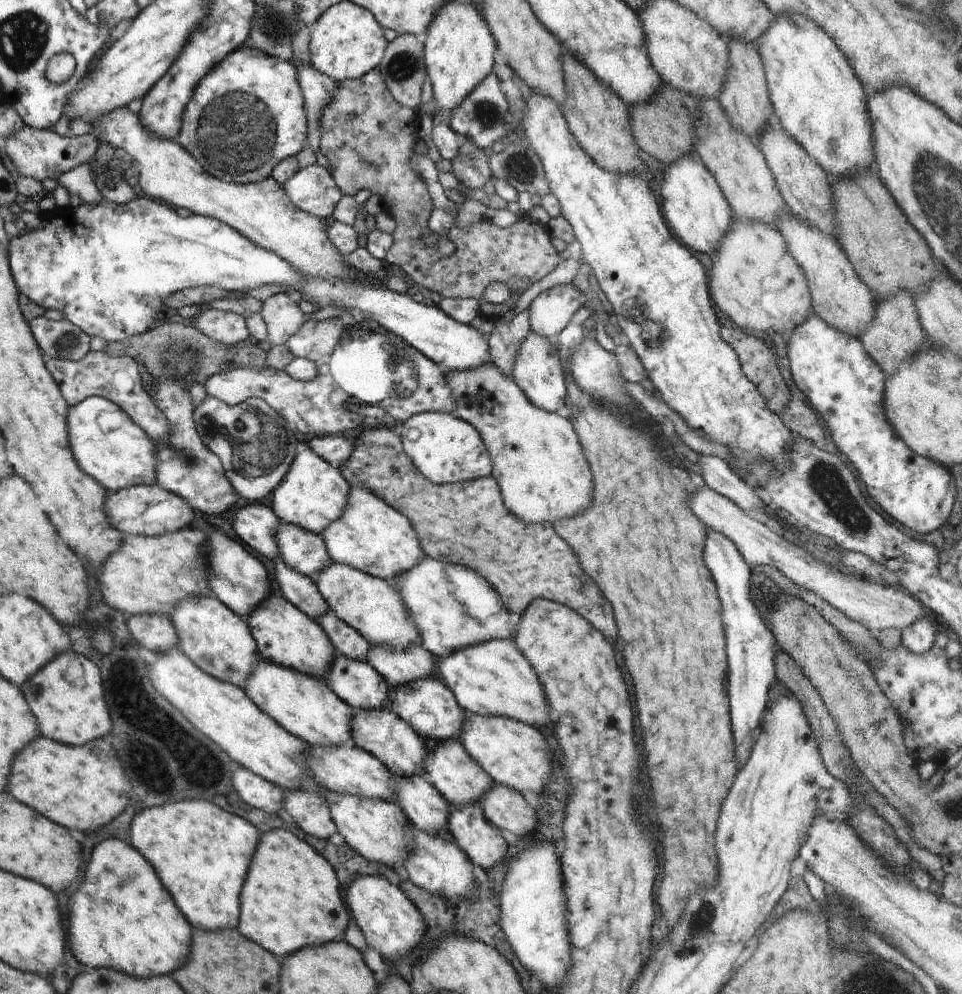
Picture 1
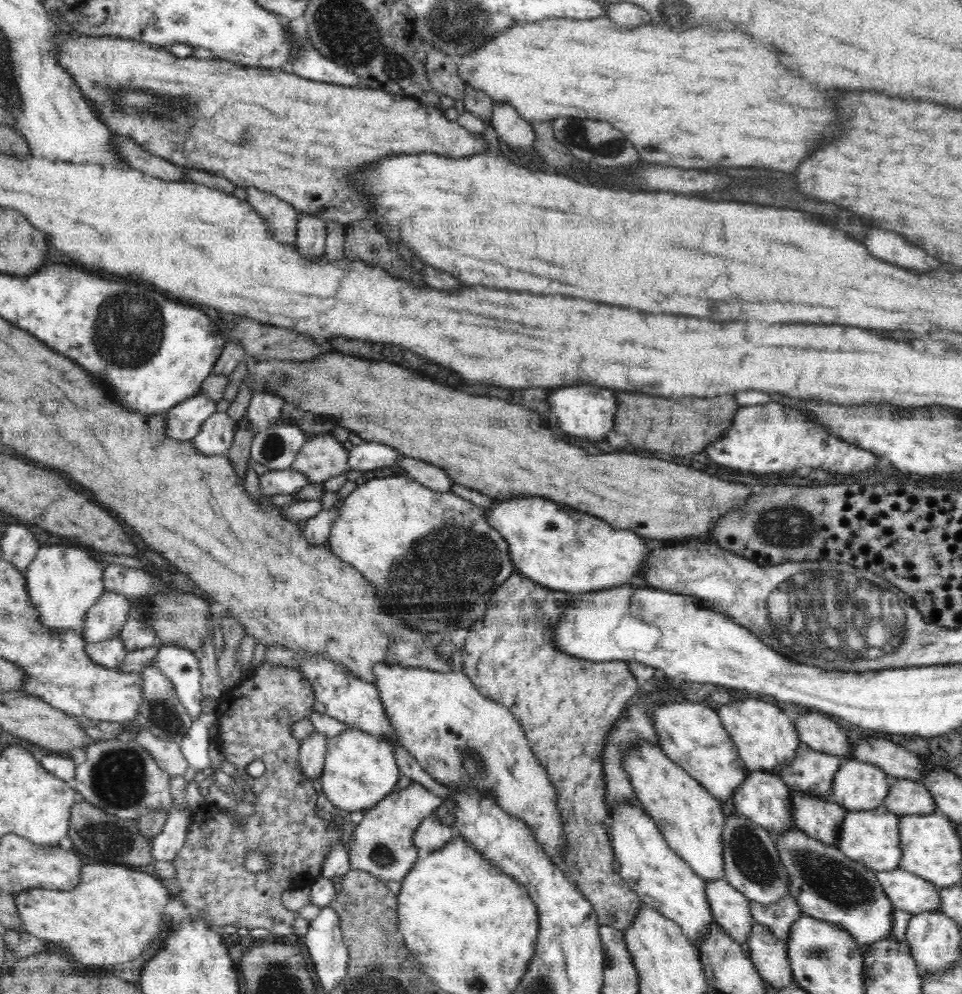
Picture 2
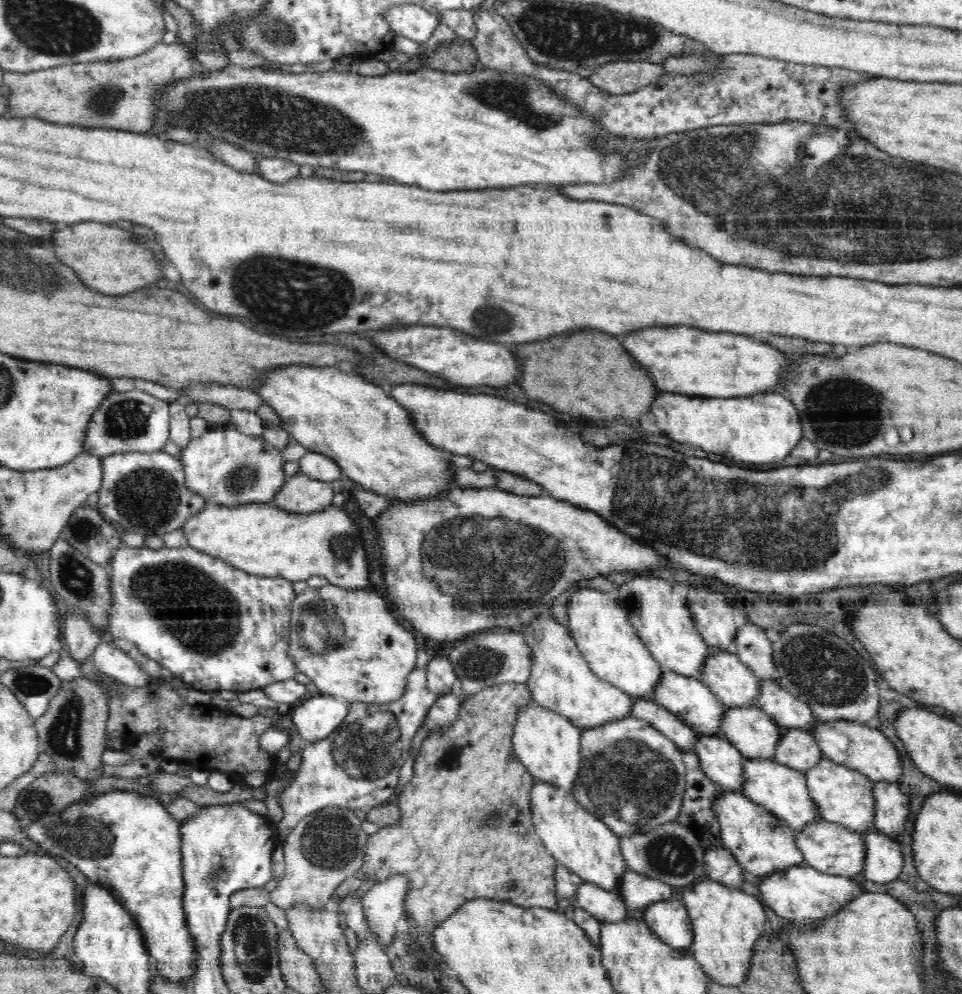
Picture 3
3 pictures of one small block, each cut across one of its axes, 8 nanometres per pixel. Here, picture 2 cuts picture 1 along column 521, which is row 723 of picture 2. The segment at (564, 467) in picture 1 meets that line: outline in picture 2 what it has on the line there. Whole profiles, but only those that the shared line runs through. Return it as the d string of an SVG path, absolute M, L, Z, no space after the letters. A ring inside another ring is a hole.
M376 663L373 671L375 685L390 726L394 729L398 741L402 743L401 746L416 758L420 767L447 788L492 791L502 811L526 822L534 839L542 845L546 855L550 855L552 863L563 867L565 834L554 787L544 767L534 757L530 744L526 742L524 732L518 726L518 721L512 716L510 709L482 696L462 670L435 671L426 667Z

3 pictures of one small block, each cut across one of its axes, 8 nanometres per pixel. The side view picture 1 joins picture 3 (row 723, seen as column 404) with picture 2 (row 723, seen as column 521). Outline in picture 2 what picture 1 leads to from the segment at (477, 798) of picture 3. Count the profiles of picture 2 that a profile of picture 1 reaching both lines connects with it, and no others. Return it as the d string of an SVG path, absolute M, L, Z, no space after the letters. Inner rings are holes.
M514 570L510 578L492 594L484 616L469 628L465 644L461 647L461 670L482 696L508 707L524 728L530 749L544 767L558 799L565 834L562 862L565 872L592 903L599 924L625 933L642 902L638 894L622 881L616 866L609 830L605 825L608 807L601 757L607 742L606 734L638 695L639 682L626 661L592 662L570 656L557 647L551 634L568 601L569 593L548 589Z

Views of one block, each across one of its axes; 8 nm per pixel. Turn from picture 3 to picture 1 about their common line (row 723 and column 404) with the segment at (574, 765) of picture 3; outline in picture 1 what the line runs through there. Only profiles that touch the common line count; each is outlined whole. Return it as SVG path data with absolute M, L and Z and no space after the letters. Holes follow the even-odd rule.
M350 487L348 504L342 516L332 522L322 532L321 537L333 562L347 564L364 574L390 582L400 574L412 570L422 558L427 557L422 552L422 546L410 520L366 488Z

